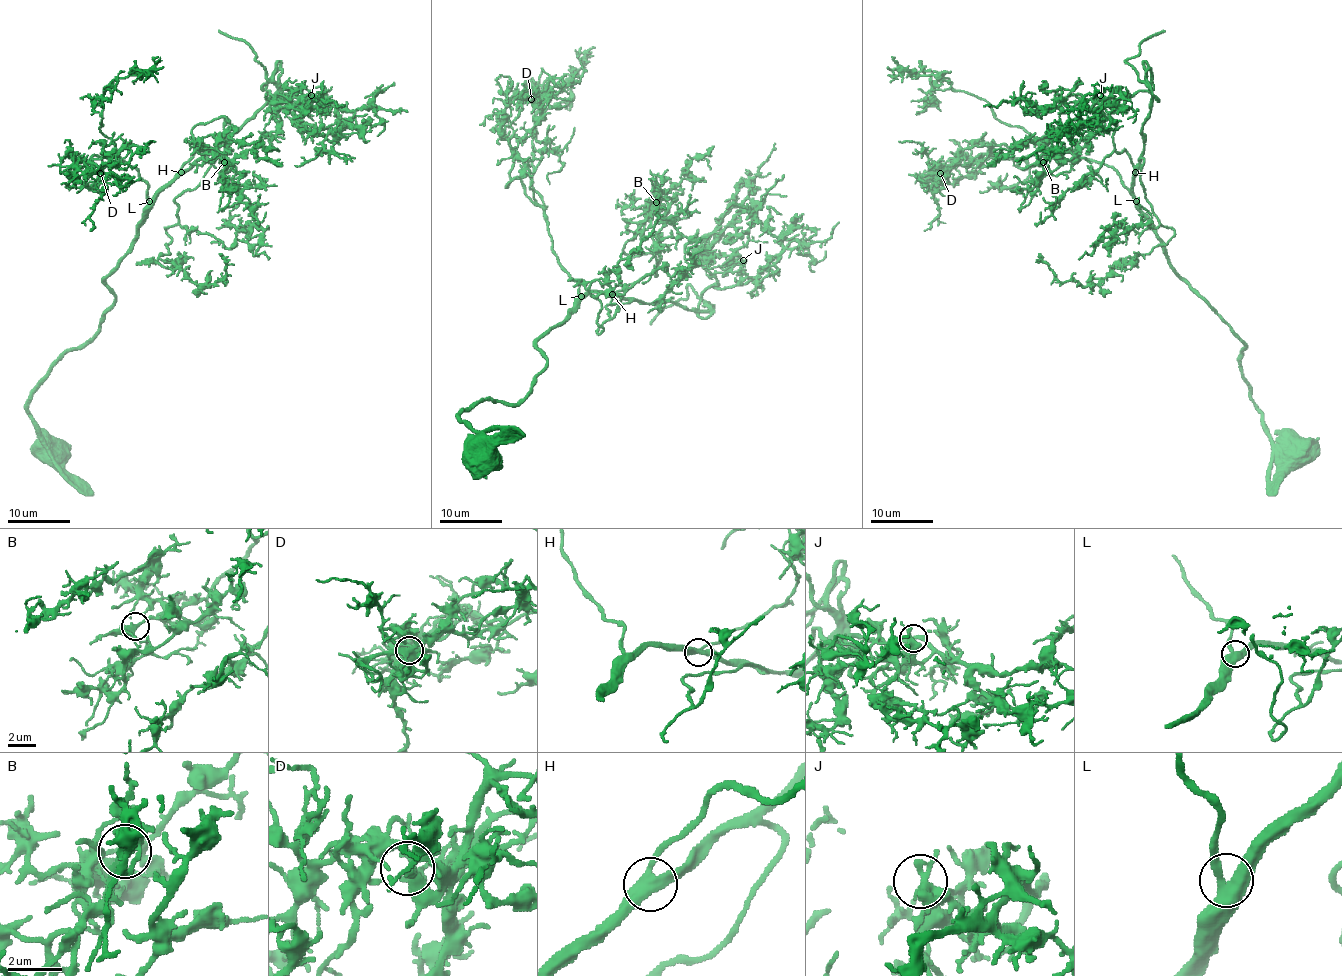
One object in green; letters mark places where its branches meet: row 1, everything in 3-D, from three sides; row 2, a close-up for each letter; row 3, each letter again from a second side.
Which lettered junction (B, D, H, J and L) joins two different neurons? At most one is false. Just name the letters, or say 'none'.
none

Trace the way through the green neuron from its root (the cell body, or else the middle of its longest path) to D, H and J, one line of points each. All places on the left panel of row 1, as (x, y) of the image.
D: (48, 450), (31, 391), (98, 330), (148, 205), (117, 152), (75, 162), (100, 173)
H: (48, 450), (28, 409), (31, 391), (98, 330), (115, 299), (104, 278), (129, 249), (156, 196), (180, 173)
J: (48, 450), (31, 391), (98, 330), (115, 299), (104, 278), (156, 196), (268, 90), (285, 112), (311, 95)

